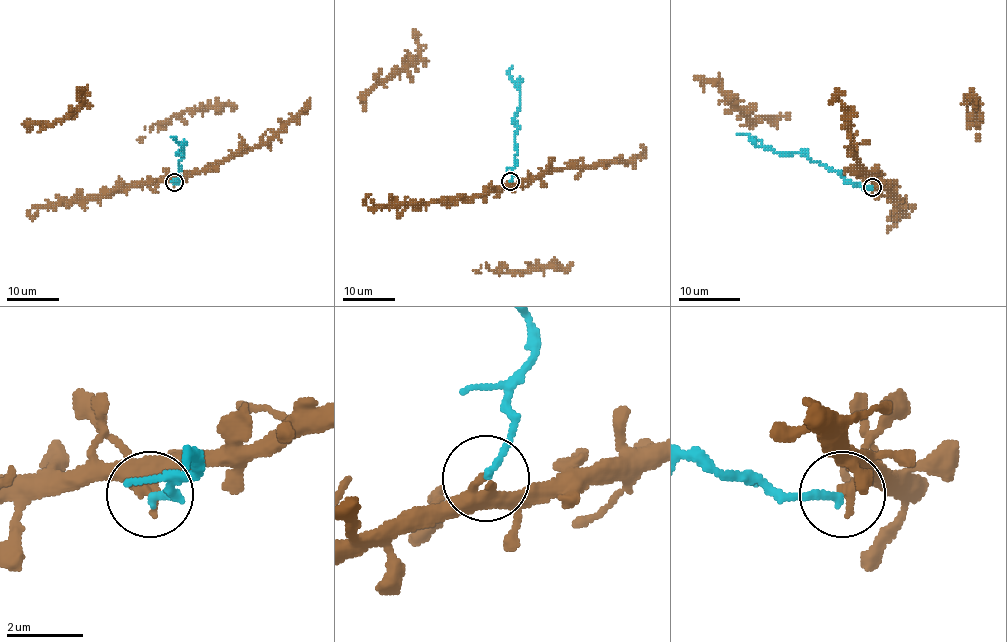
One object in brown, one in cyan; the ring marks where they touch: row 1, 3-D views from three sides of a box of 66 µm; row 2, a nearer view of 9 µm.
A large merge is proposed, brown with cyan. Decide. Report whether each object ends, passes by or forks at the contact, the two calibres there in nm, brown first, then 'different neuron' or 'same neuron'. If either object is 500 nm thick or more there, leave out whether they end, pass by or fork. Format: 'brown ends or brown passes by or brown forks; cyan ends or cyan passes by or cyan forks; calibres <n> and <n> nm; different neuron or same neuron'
brown passes by; cyan ends; calibres 320 and 180 nm; different neuron

